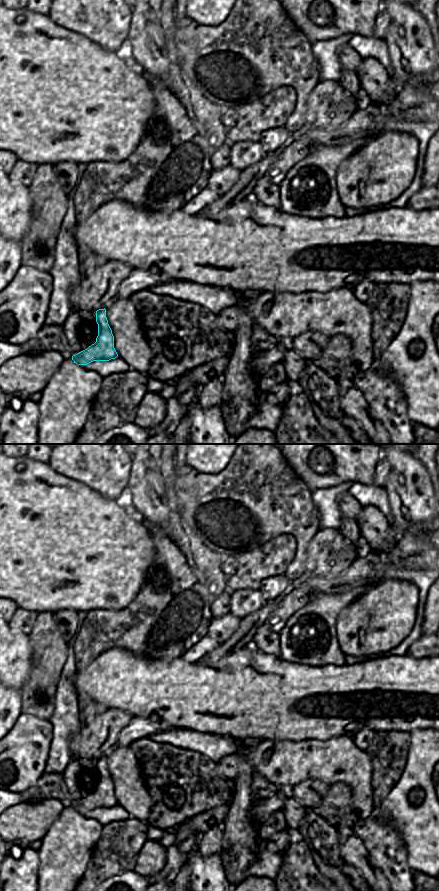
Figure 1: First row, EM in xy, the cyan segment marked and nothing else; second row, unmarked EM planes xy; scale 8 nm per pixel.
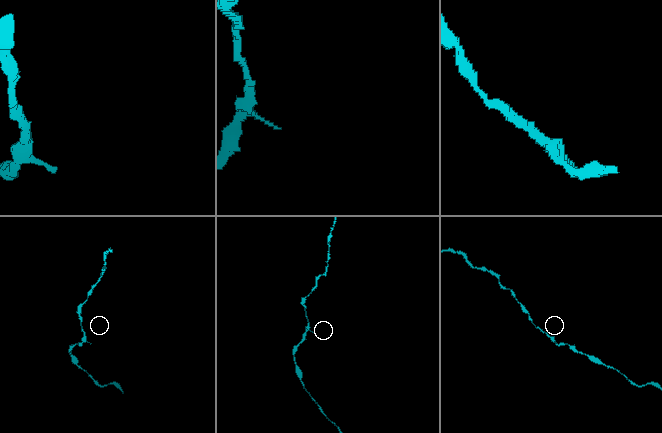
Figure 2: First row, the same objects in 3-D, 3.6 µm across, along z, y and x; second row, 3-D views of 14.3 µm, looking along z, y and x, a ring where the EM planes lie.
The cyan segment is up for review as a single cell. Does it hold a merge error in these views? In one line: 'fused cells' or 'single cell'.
single cell

